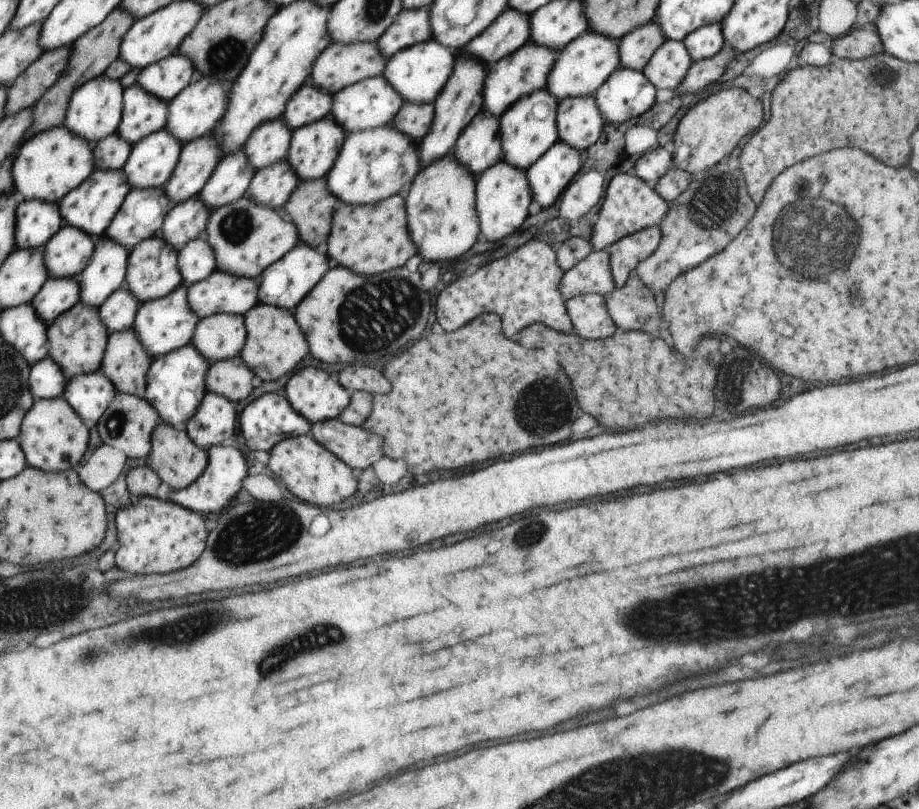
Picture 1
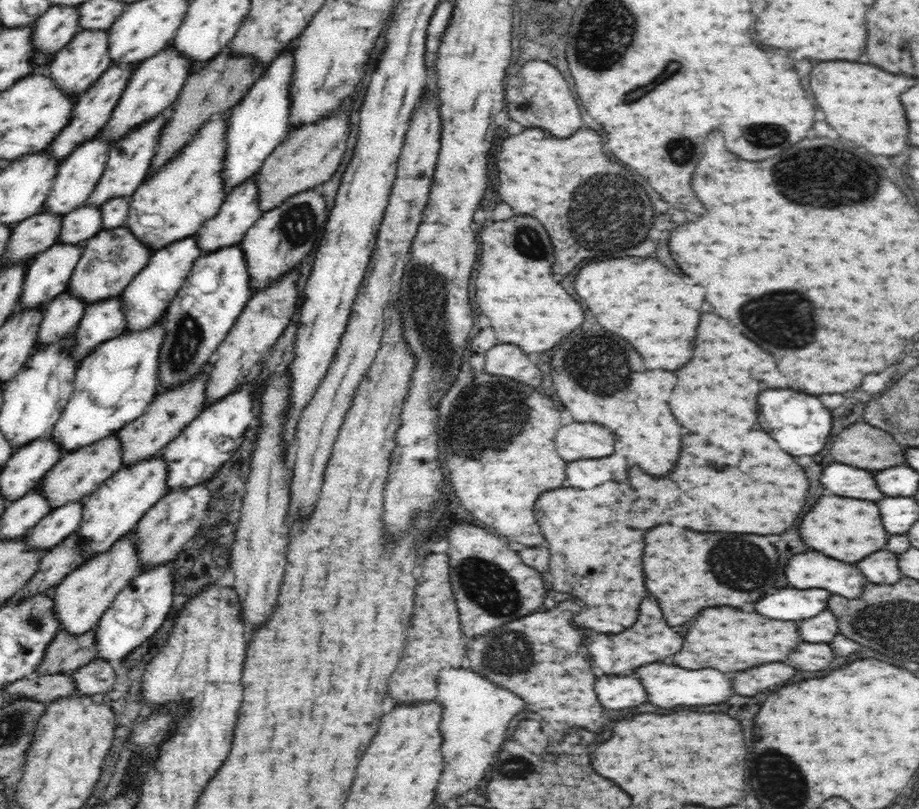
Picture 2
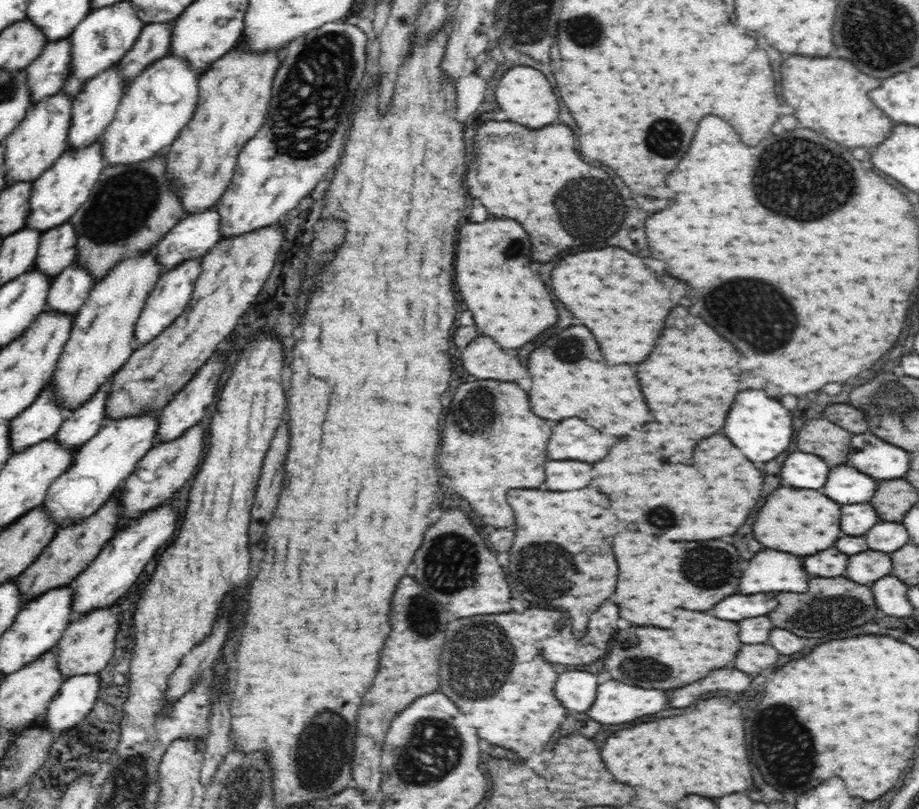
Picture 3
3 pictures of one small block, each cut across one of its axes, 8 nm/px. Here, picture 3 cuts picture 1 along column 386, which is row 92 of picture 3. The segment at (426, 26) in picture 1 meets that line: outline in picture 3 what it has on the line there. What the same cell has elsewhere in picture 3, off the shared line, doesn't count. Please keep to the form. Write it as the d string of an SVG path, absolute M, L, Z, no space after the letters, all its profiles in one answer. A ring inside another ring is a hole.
M60 38L56 42L47 42L42 54L27 66L27 85L33 104L42 102L61 92L71 74L71 42L69 38Z

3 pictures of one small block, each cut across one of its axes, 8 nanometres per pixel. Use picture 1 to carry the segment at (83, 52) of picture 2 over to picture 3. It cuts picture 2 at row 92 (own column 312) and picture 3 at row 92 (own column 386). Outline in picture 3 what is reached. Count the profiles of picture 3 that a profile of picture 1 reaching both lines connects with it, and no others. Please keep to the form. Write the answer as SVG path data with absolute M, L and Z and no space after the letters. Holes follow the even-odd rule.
M58 92L28 109L22 122L1 142L6 151L3 171L7 186L16 182L33 182L68 149L74 96Z

